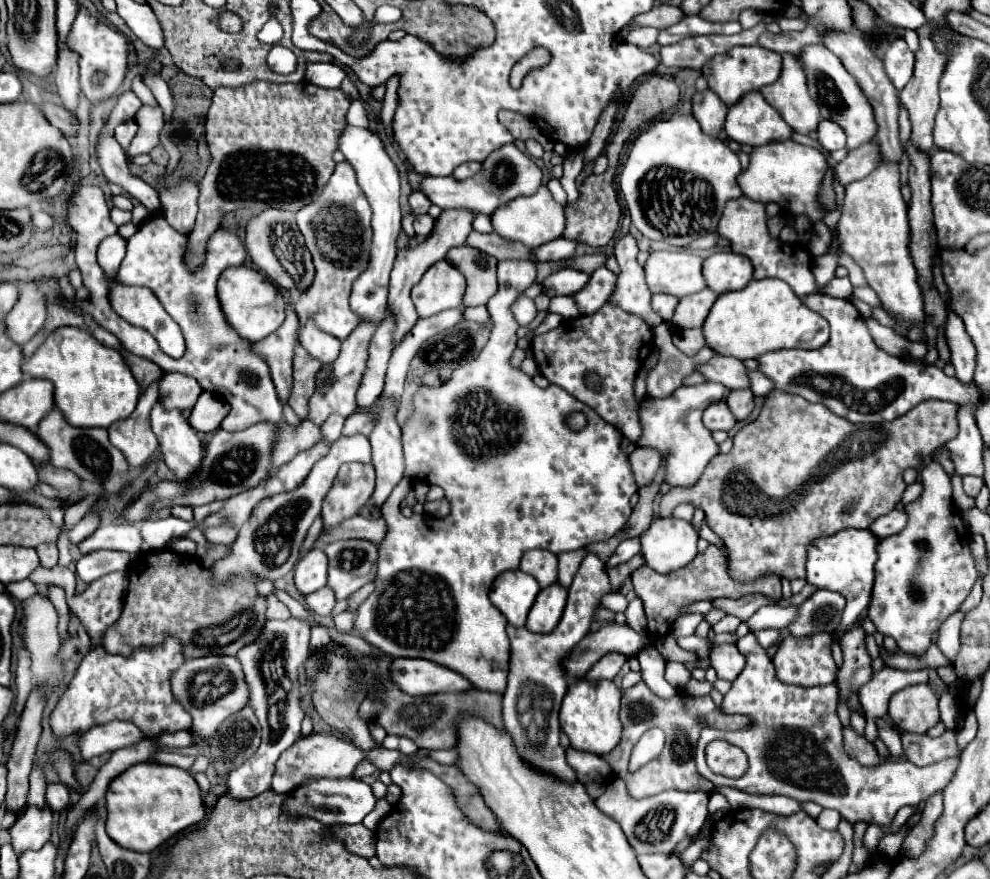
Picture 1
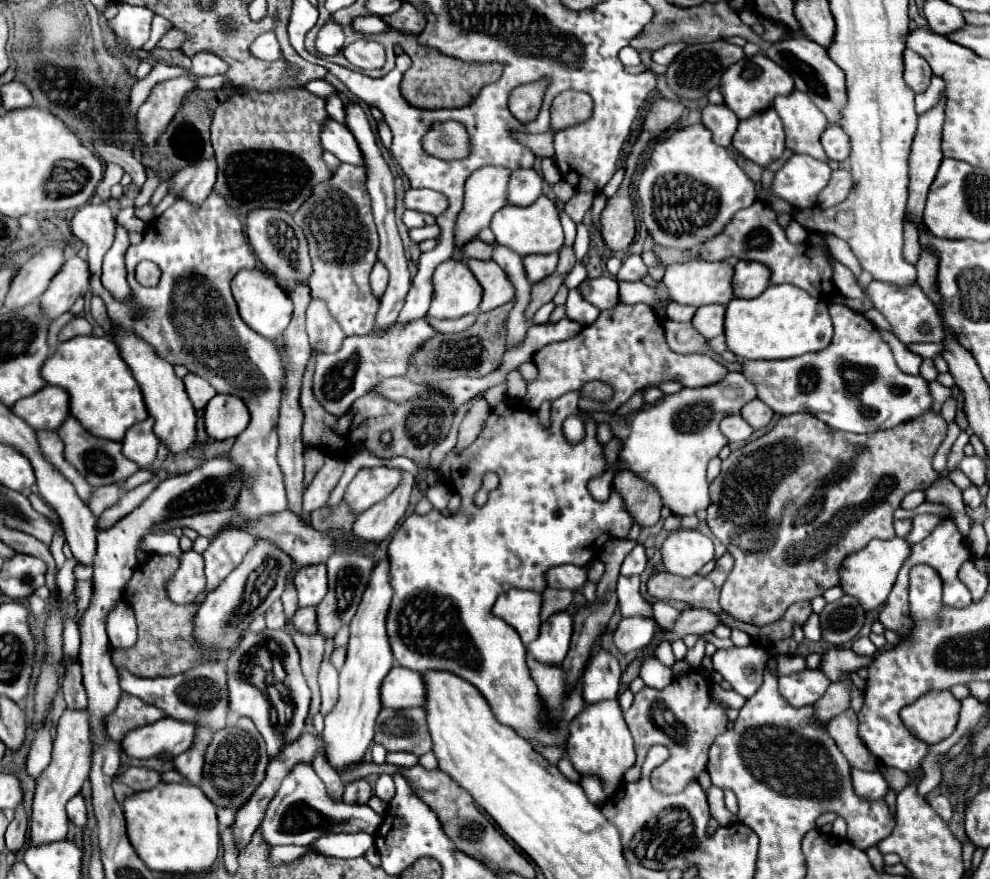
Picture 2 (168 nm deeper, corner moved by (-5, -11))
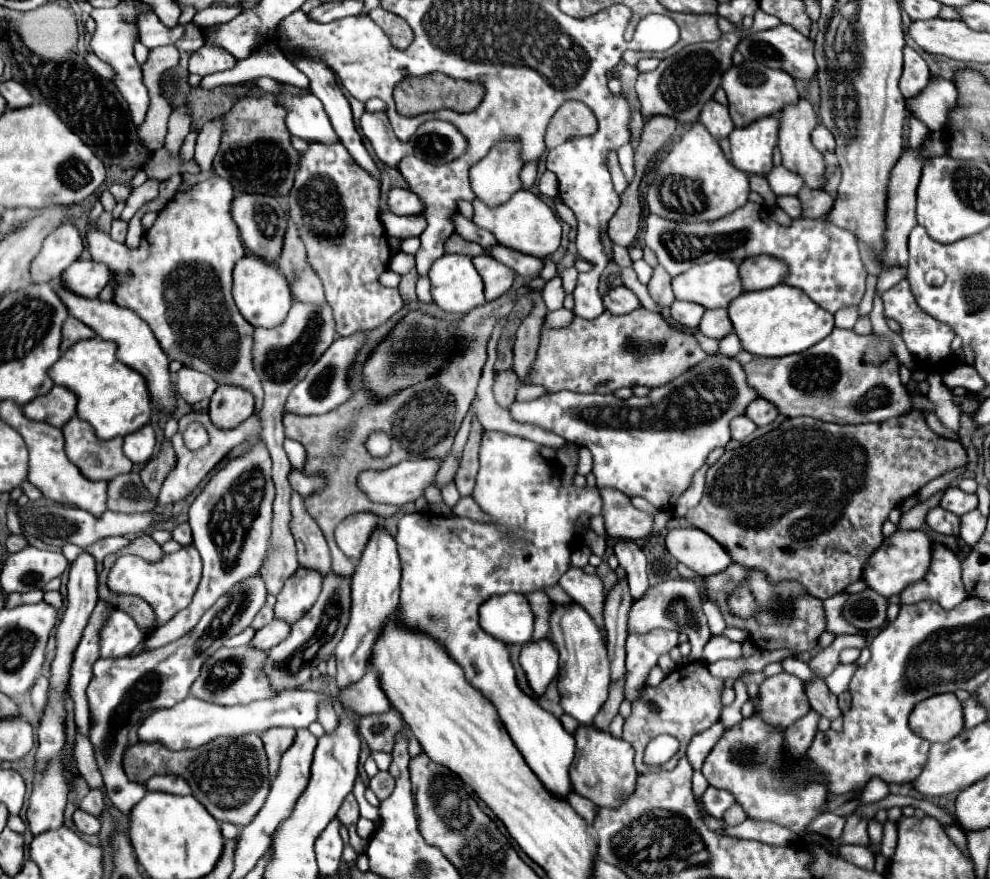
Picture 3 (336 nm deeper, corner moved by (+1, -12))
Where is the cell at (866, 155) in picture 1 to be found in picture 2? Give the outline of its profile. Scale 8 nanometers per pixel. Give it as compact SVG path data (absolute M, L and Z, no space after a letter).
M842 168L834 170L828 186L818 196L818 206L830 208L830 206L844 202L844 198L850 194L852 186L854 186L854 182L852 182L852 174L848 170L842 170Z

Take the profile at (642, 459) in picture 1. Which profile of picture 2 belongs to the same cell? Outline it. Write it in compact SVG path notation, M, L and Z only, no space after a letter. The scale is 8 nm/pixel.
M622 470L614 478L614 486L622 494L634 522L638 522L640 526L654 526L660 520L662 498L652 484L636 478L636 474L628 470Z

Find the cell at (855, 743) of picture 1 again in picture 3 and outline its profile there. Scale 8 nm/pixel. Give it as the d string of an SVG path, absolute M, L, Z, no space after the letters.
M812 679L812 681L804 681L806 687L806 695L810 699L810 705L816 713L828 717L830 721L836 719L840 713L838 709L838 699L830 693L830 689L826 687L826 683L822 679Z

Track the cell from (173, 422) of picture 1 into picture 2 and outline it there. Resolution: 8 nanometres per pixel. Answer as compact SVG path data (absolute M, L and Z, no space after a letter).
M114 326L114 340L120 348L124 362L130 366L130 370L134 372L134 378L142 388L146 408L154 418L154 434L172 454L186 454L196 444L196 412L184 390L182 380L174 376L172 364L168 364L164 358L154 354L146 342L142 342L140 338L136 338L136 334L124 328Z

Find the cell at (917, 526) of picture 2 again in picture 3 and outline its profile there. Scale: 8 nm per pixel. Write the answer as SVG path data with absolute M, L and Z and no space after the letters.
M934 507L928 511L928 517L926 517L926 523L938 531L938 533L944 533L944 535L958 535L958 527L960 527L960 517L950 513L950 511L944 511L942 507Z

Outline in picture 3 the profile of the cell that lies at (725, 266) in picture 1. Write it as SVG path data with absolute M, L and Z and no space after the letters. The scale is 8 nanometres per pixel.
M758 255L758 259L744 259L740 265L740 279L744 291L768 289L786 279L786 263L782 259L770 259L770 255Z

